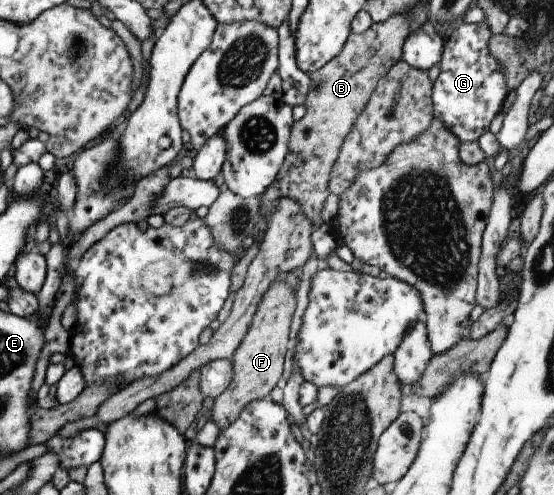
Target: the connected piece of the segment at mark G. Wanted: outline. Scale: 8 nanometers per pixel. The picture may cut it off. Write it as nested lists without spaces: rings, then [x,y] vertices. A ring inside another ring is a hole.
[[[484,21],[477,23],[456,22],[444,38],[442,54],[437,64],[439,74],[432,83],[432,108],[434,118],[452,132],[459,142],[477,140],[496,114],[500,113],[507,95],[504,72],[490,56],[489,43],[493,36]]]

